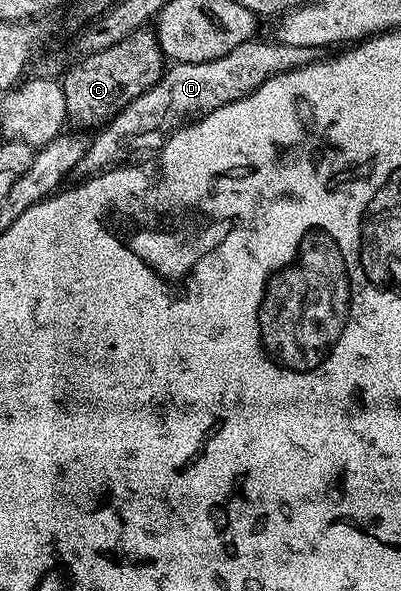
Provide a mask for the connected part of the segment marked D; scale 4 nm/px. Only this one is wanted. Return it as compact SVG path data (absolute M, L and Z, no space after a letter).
M254 37L218 60L198 64L174 62L156 85L141 95L136 95L94 134L98 134L97 136L89 139L89 148L83 153L76 174L81 177L99 175L110 167L124 164L128 160L125 158L132 151L156 152L177 128L231 101L247 97L252 91L259 89L259 85L279 73L316 63L319 58L318 48L315 47L268 42L264 43L261 37Z

